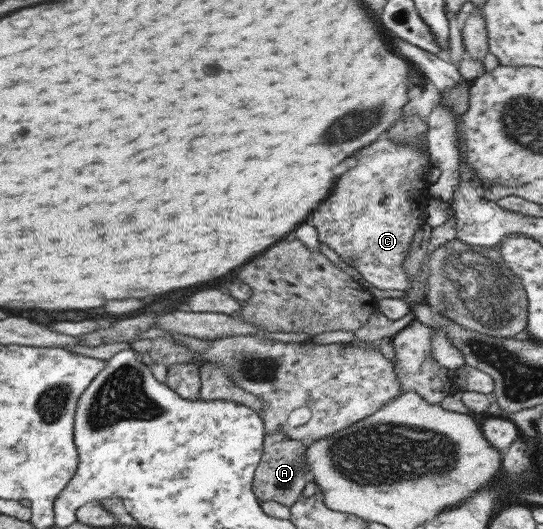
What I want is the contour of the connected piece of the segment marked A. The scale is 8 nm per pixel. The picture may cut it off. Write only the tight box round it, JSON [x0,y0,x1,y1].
[251,433,309,507]

